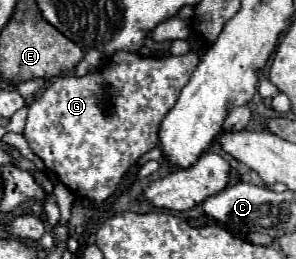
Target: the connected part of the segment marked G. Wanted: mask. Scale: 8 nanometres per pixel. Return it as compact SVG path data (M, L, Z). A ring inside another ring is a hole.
M116 52L104 66L104 72L92 72L84 78L66 76L54 80L28 106L28 120L22 134L34 154L44 160L48 170L52 170L66 188L96 204L102 204L114 194L128 168L158 144L160 120L164 120L168 110L176 104L178 92L190 80L198 62L200 60L194 52L162 58ZM106 94L112 96L112 106L116 106L112 108L112 114L106 114L104 110ZM58 142L70 146L70 162L66 164L58 164Z

